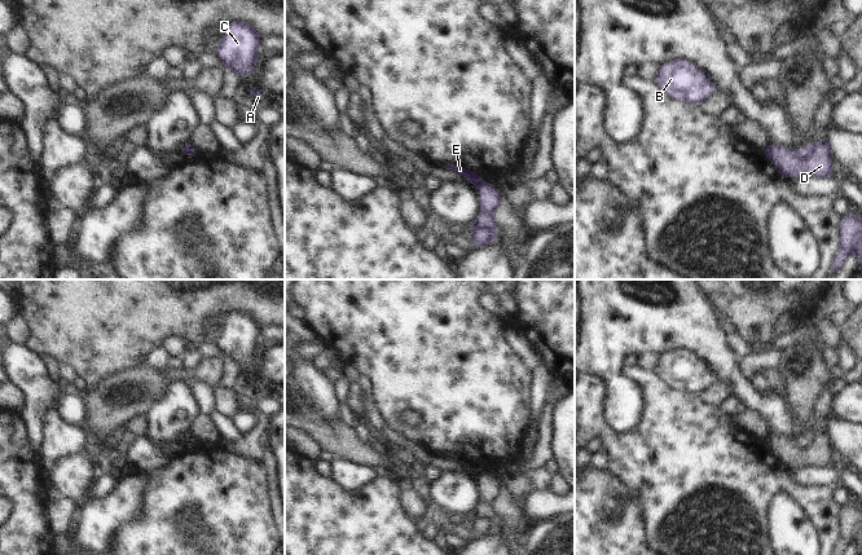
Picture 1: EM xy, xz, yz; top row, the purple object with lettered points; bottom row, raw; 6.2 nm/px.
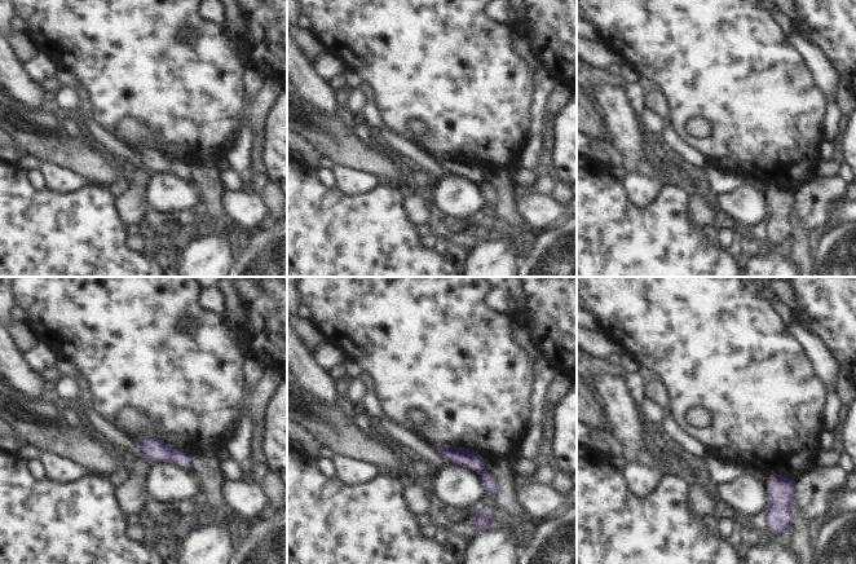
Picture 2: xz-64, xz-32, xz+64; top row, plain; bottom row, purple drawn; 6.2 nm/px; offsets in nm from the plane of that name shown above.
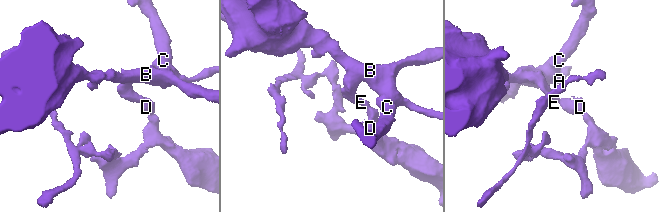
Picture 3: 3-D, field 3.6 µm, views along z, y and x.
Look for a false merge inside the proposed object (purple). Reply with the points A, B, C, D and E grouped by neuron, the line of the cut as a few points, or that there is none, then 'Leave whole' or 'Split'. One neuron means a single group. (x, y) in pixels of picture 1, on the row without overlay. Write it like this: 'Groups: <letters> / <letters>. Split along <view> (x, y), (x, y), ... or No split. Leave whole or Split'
Groups: A B C E / D. Split along xz (484, 471), (476, 475). Split

